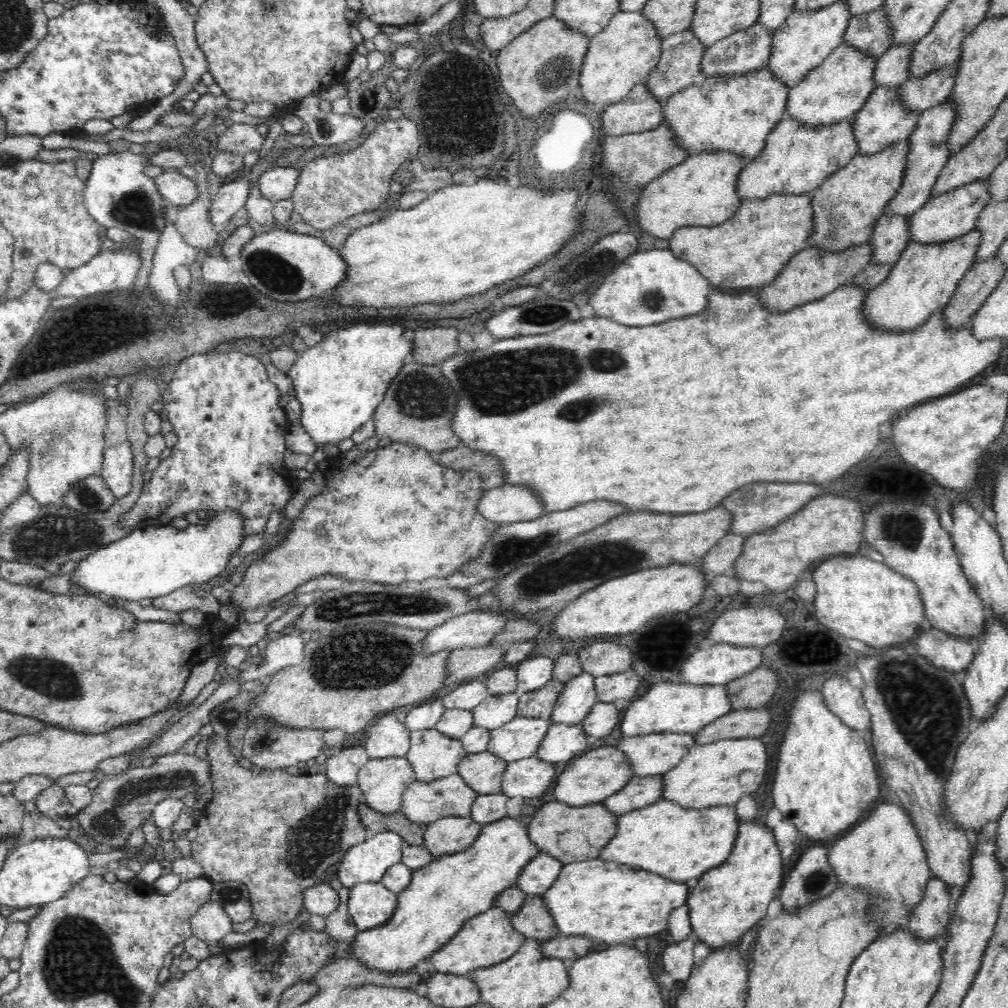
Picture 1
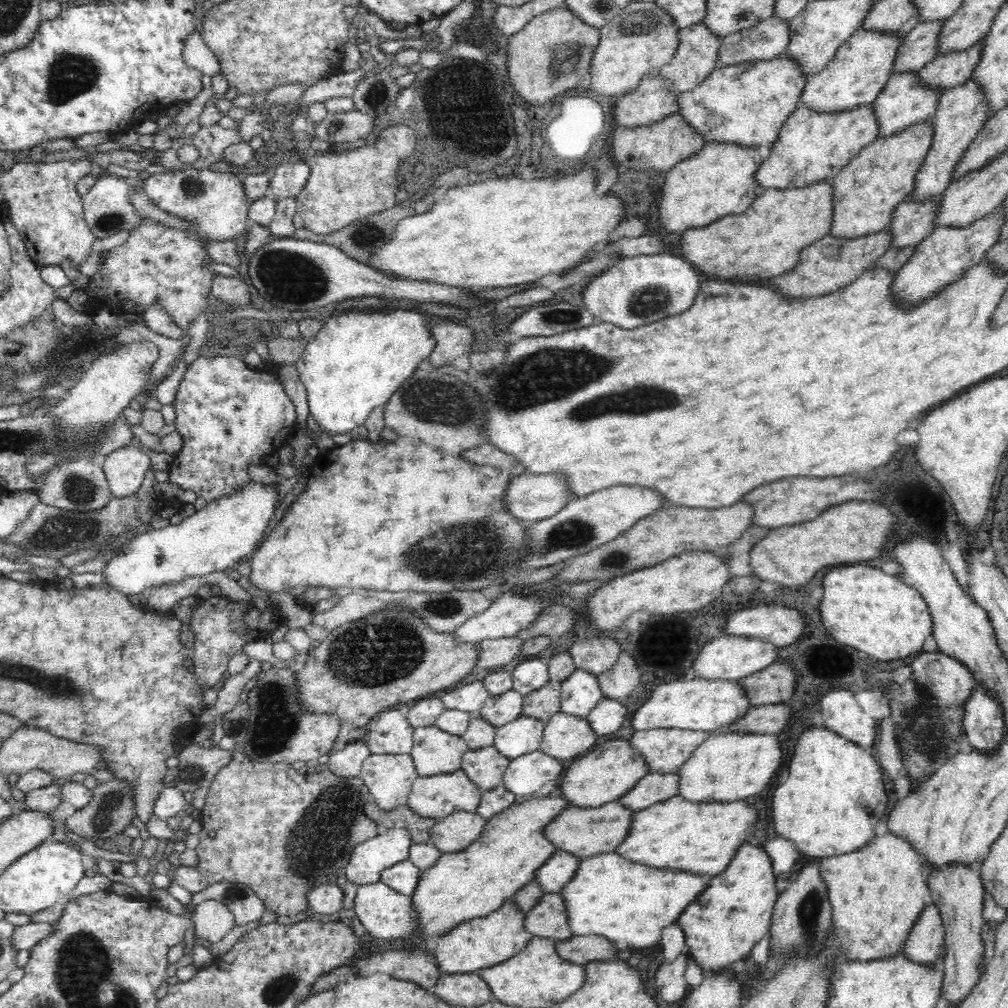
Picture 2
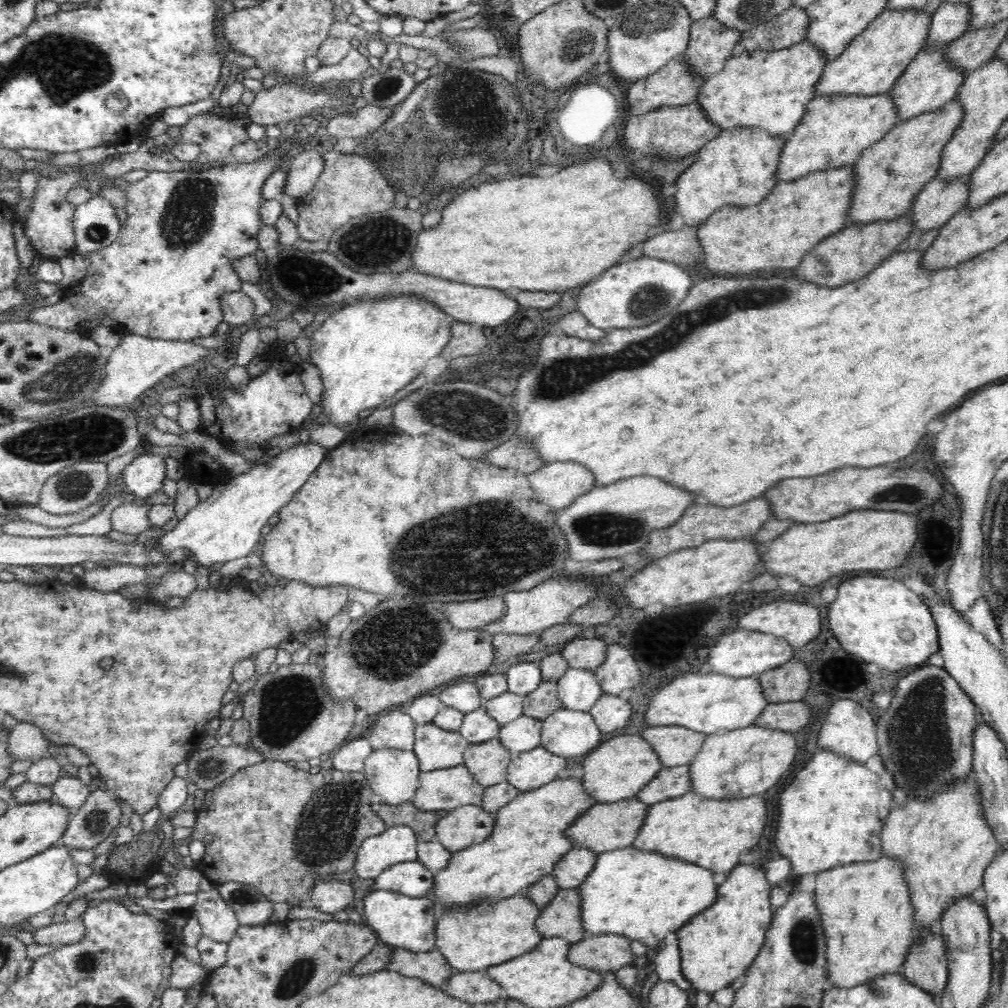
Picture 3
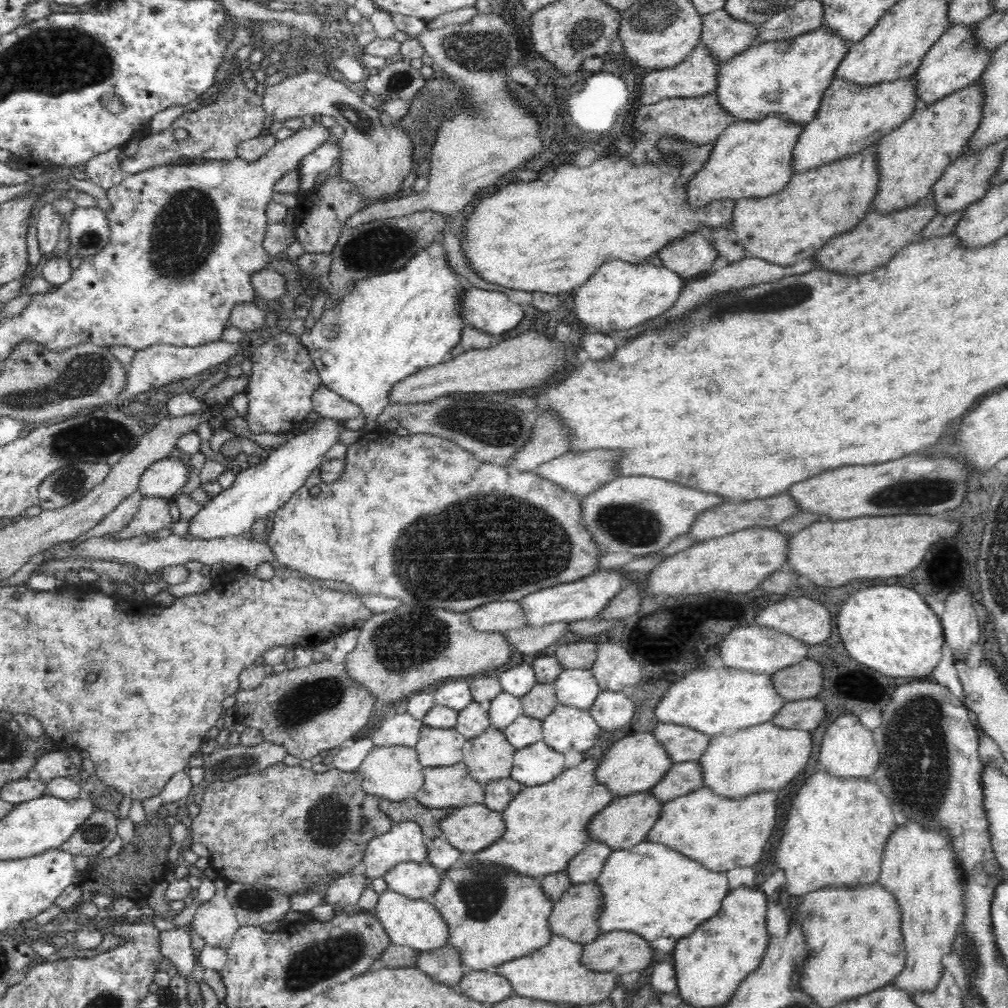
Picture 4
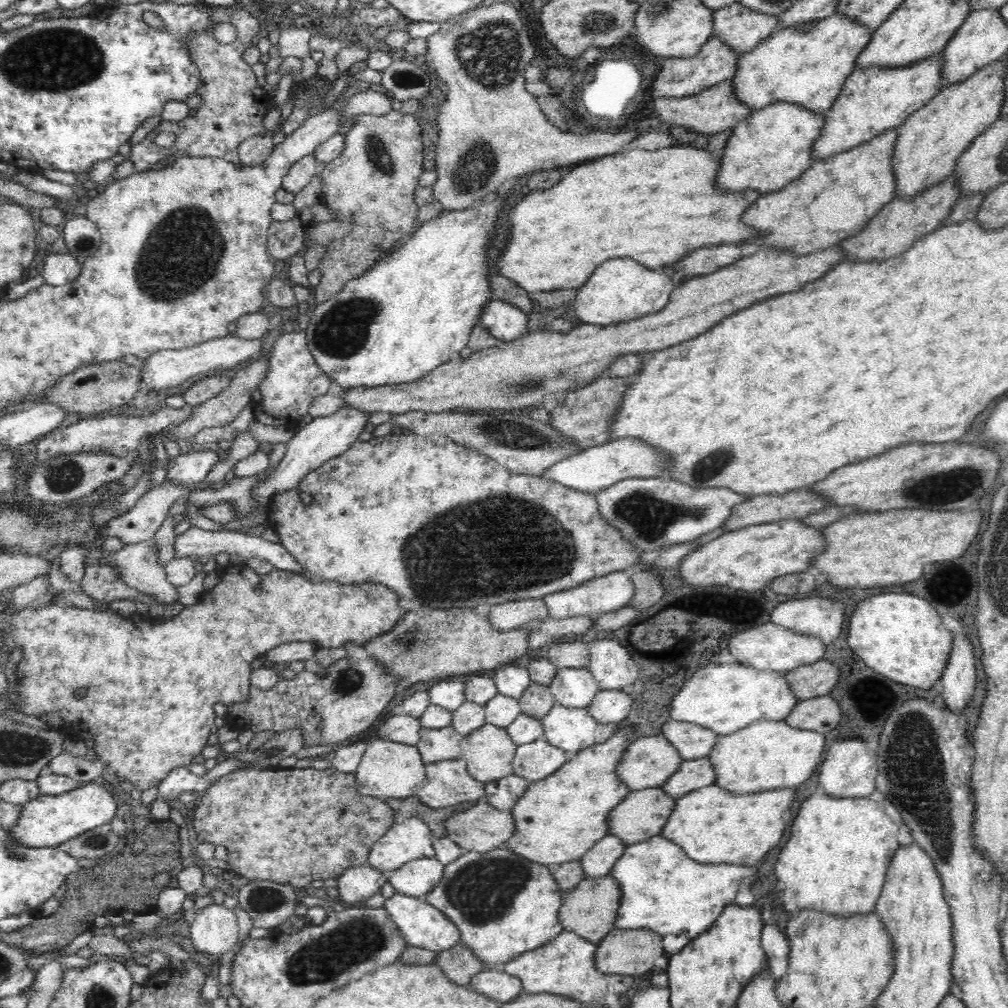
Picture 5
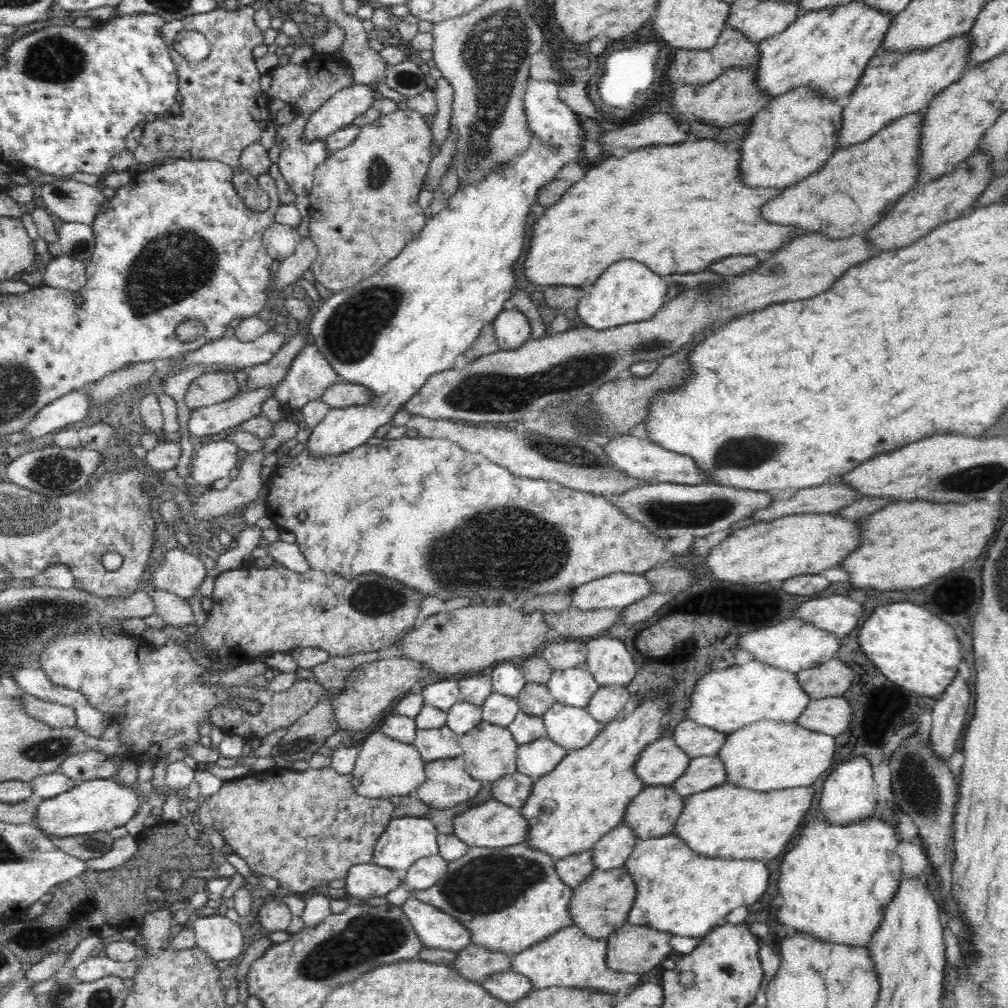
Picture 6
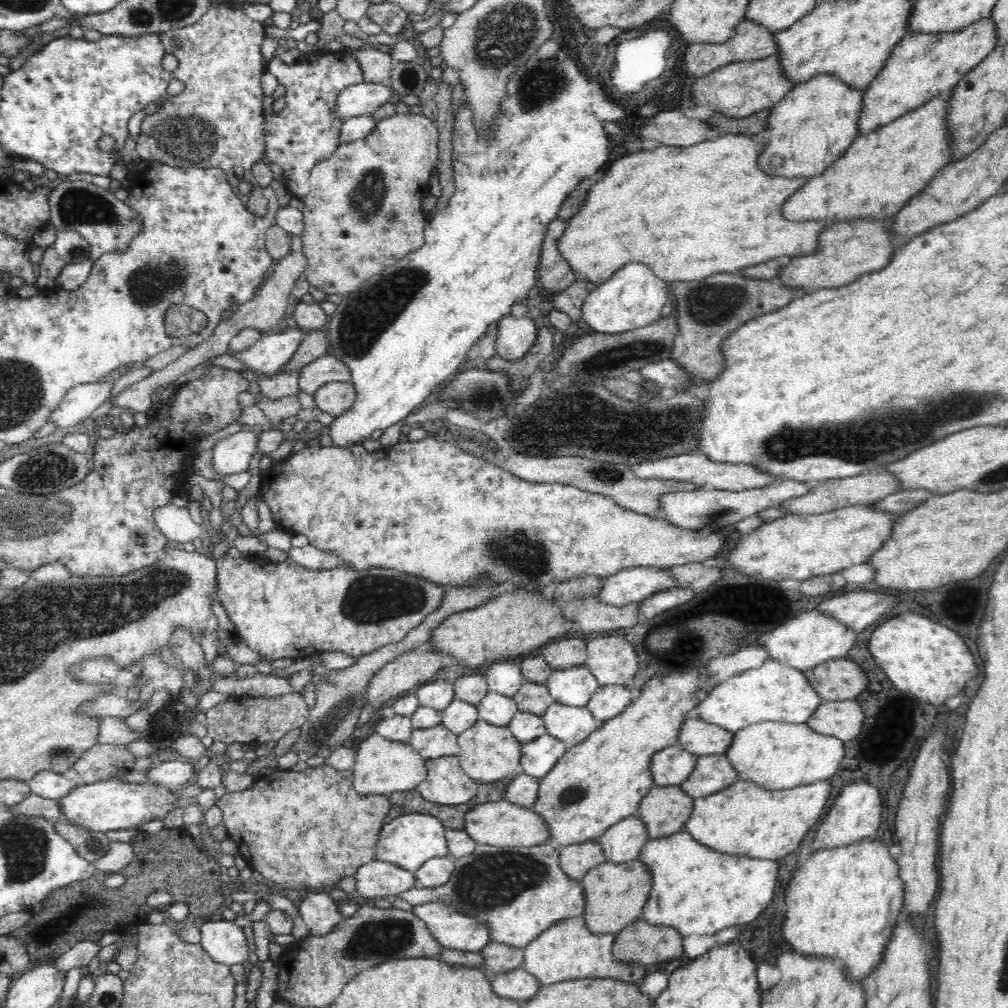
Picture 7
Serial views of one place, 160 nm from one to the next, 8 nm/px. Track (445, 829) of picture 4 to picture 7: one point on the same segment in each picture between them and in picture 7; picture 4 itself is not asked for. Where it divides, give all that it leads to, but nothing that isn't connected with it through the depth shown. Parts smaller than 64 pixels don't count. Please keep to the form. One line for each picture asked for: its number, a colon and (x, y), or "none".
5: (482, 827)
6: (492, 824)
7: (498, 823)

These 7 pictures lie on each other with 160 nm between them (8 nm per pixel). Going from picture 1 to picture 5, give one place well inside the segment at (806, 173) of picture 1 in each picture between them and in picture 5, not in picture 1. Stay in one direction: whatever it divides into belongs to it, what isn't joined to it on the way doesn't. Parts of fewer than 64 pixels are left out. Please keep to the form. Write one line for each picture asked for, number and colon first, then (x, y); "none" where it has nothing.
2: (812, 146)
3: (836, 129)
4: (852, 117)
5: (874, 99)

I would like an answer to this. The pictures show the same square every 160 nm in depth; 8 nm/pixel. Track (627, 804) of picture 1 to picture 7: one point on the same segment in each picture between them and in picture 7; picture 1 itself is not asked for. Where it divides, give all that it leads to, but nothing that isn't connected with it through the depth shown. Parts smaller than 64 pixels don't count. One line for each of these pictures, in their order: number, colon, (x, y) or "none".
2: (655, 787)
3: (671, 782)
4: (683, 778)
5: (694, 774)
6: (703, 773)
7: (713, 773)

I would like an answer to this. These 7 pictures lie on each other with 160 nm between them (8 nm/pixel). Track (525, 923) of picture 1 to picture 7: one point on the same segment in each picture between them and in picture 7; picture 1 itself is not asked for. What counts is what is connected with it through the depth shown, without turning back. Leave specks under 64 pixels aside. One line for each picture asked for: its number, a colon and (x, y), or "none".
2: (548, 919)
3: (561, 917)
4: (575, 916)
5: (590, 908)
6: (601, 904)
7: (615, 893)

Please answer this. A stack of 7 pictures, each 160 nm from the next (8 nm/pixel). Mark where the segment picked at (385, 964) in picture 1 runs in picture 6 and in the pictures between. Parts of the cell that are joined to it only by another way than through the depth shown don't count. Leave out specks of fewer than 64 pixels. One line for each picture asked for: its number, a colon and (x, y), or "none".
2: (471, 883)
3: (528, 839)
4: (546, 825)
5: (558, 818)
6: (570, 808)

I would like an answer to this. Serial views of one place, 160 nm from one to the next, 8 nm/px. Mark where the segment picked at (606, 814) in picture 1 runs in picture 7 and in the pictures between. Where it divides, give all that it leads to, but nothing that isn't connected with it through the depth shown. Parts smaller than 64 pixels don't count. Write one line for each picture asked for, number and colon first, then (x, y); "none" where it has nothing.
2: (589, 831)
3: (604, 827)
4: (625, 822)
5: (641, 815)
6: (653, 812)
7: (664, 810)

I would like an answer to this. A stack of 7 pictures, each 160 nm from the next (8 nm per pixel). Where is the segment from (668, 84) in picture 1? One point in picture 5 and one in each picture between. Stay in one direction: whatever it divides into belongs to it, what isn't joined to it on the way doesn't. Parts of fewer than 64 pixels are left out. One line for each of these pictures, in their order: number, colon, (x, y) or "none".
2: (695, 58)
3: (711, 43)
4: (724, 35)
5: (743, 29)

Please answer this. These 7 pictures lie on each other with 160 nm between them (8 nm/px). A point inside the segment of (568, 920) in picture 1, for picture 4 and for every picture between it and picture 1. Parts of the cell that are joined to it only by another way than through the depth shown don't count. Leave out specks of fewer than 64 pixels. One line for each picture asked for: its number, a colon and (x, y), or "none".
2: (628, 902)
3: (642, 894)
4: (651, 889)

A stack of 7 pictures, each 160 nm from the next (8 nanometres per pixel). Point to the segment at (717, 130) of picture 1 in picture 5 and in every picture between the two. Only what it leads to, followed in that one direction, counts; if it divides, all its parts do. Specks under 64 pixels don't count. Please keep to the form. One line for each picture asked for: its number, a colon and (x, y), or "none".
2: (747, 104)
3: (768, 90)
4: (760, 81)
5: (807, 64)

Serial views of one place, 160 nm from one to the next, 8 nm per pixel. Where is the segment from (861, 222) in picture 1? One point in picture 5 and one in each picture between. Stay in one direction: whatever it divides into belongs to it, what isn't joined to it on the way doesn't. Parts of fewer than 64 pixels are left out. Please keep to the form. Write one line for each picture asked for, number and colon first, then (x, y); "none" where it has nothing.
2: (867, 191)
3: (890, 173)
4: (912, 158)
5: (931, 141)

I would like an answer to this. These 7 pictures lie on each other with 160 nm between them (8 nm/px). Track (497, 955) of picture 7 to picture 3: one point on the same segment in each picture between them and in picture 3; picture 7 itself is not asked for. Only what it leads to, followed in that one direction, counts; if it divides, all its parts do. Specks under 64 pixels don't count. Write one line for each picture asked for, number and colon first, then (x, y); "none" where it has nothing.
3: (432, 967)
4: (443, 964)
5: (459, 963)
6: (474, 962)

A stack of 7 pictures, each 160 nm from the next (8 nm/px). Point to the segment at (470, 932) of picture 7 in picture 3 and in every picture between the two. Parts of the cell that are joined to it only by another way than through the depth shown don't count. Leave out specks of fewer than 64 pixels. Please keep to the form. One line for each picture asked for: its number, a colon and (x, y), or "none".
3: (399, 920)
4: (409, 922)
5: (422, 925)
6: (436, 929)

